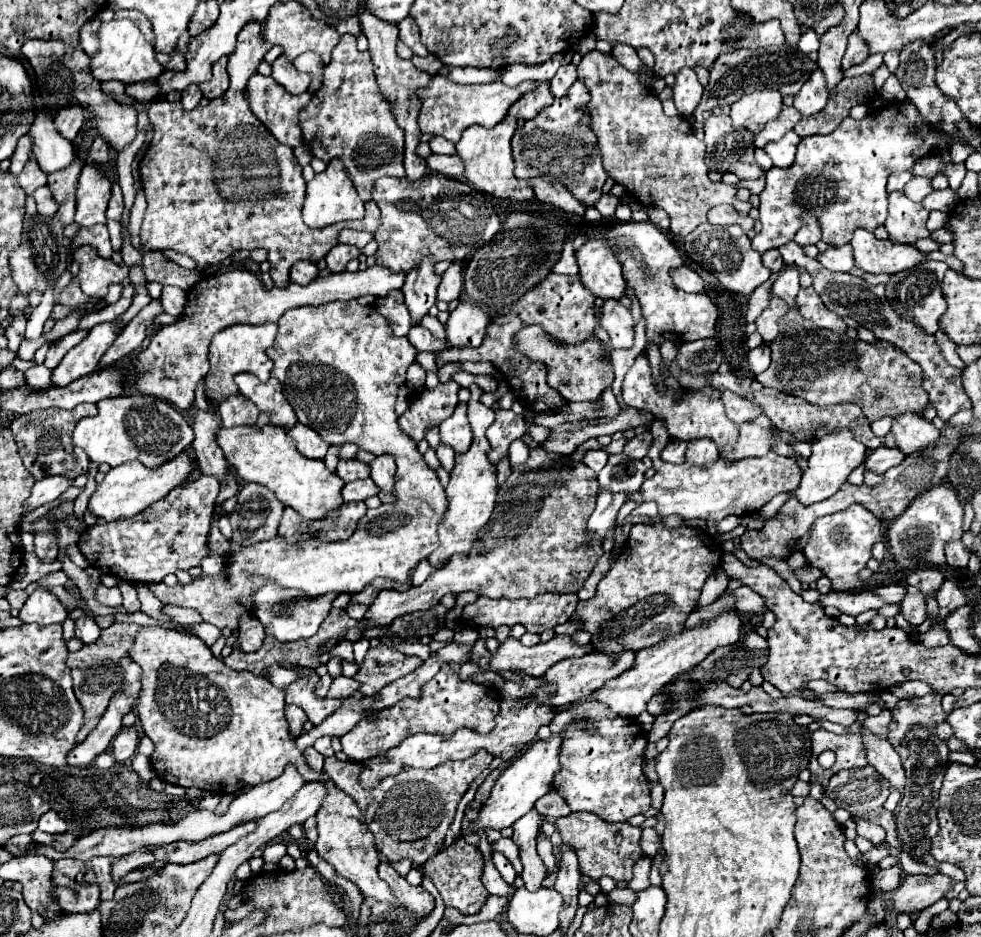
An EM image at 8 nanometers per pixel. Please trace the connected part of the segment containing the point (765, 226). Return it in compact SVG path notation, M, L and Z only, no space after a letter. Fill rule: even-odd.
M908 100L892 102L892 106L878 108L876 112L870 112L862 120L846 118L834 132L830 132L826 136L802 138L792 166L788 166L788 168L772 166L766 172L766 188L760 194L760 224L762 224L762 228L752 238L754 250L762 254L770 248L778 248L778 246L790 242L796 236L796 232L800 230L804 214L812 214L818 220L820 228L822 228L822 240L832 246L848 244L852 240L852 232L856 228L866 228L866 230L874 232L886 220L886 210L888 210L886 180L888 180L888 176L892 172L910 170L918 158L936 150L936 142L938 142L938 138L936 138L936 132L932 130L932 124L926 122Z

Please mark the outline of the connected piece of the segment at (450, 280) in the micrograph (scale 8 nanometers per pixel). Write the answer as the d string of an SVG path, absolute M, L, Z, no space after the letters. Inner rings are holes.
M454 262L442 276L442 284L438 286L436 300L440 302L452 302L462 292L462 264Z

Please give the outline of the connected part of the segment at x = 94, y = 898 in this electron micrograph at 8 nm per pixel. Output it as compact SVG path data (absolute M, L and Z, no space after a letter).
M84 884L78 890L72 888L54 888L54 896L58 898L62 910L86 914L100 904L100 890L98 884Z

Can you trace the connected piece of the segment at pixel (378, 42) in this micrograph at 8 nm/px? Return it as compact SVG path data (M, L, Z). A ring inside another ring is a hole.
M360 10L360 26L370 42L368 46L368 52L370 52L370 58L372 58L372 64L374 64L374 72L376 72L376 80L378 80L378 86L384 94L384 98L388 98L386 94L394 94L394 98L388 98L390 102L394 102L394 114L396 114L396 120L398 124L404 128L406 132L406 152L404 152L404 168L406 168L406 178L410 178L410 182L416 182L418 178L422 178L426 174L426 162L424 158L420 158L414 148L418 144L418 138L420 138L420 130L418 130L418 110L420 110L420 100L416 96L416 90L420 86L426 86L432 78L432 74L428 72L422 72L418 70L410 60L400 60L396 56L396 42L398 42L398 26L396 24L390 24L390 22L384 22L380 18L376 18L374 14L370 14L368 10ZM404 92L404 98L400 98ZM406 102L406 106L404 106Z

